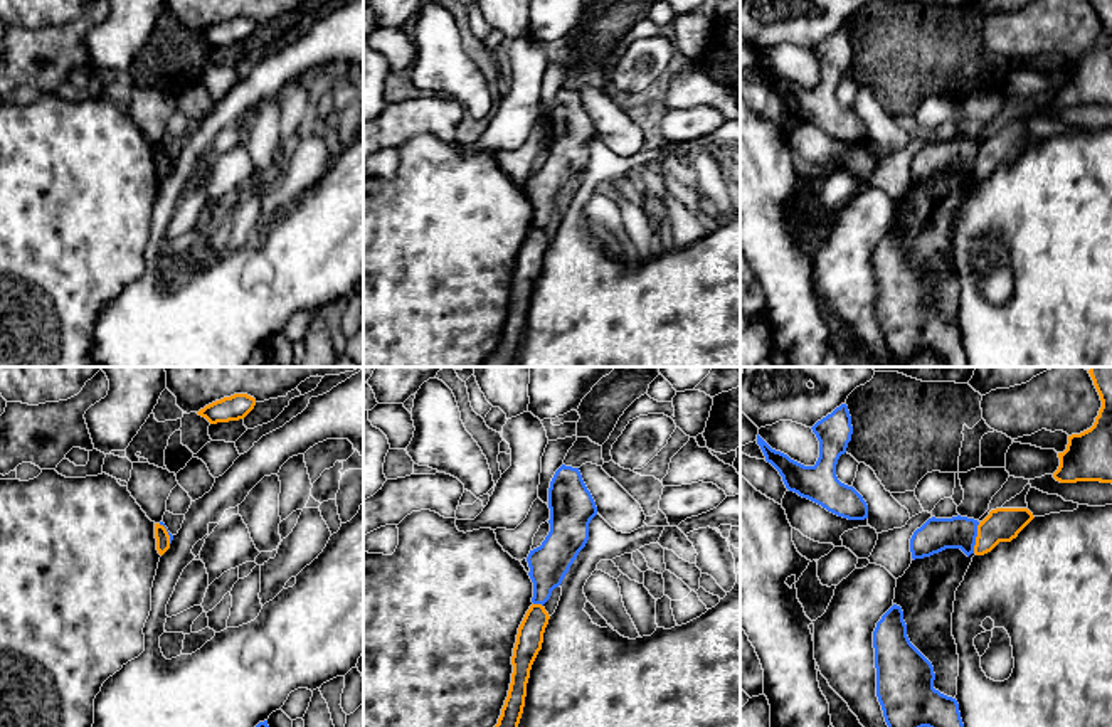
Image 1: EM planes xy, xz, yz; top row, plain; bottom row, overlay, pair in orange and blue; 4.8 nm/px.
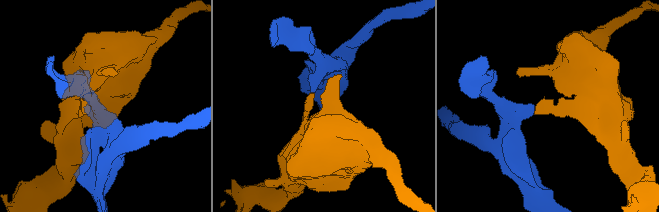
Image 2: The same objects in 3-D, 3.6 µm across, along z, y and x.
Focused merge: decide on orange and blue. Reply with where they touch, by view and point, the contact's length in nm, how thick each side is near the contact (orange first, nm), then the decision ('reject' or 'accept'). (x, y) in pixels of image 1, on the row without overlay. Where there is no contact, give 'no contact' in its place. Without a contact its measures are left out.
yz (976, 160) | 160 nm | 160/160 nm | reject

